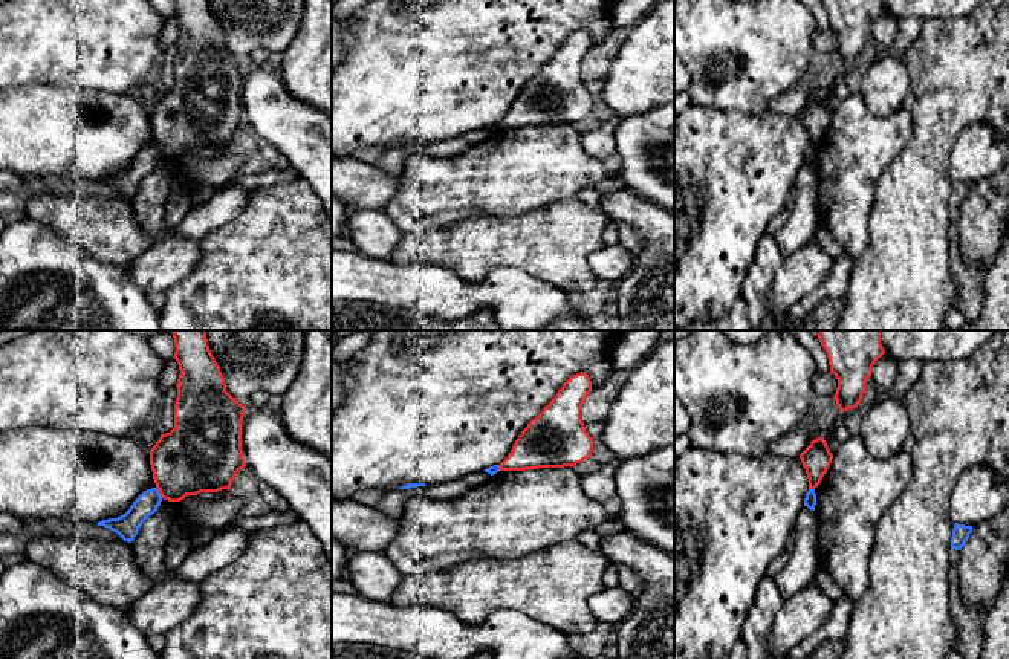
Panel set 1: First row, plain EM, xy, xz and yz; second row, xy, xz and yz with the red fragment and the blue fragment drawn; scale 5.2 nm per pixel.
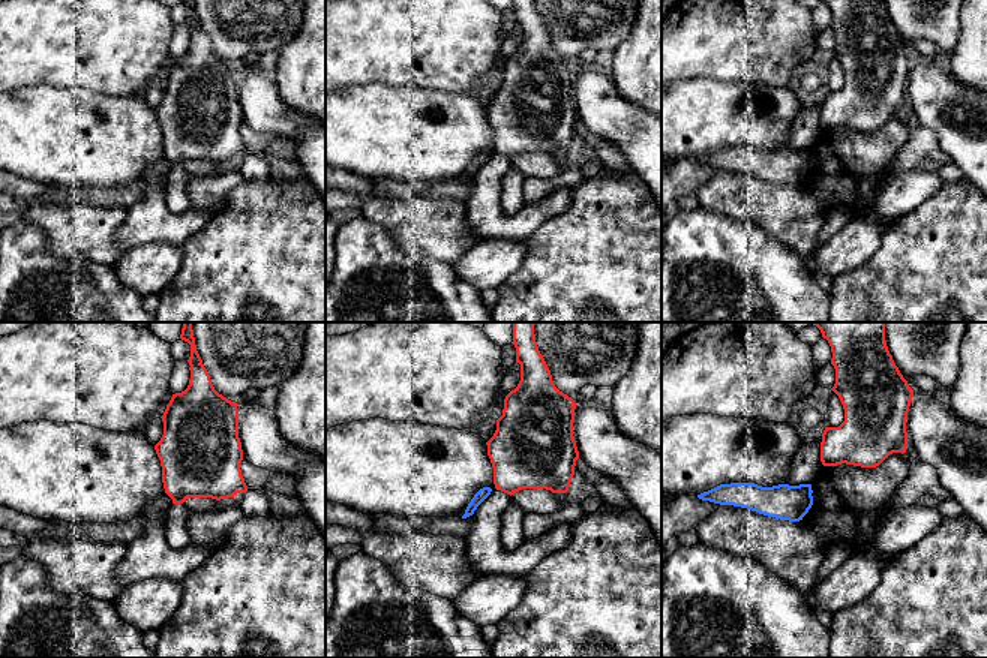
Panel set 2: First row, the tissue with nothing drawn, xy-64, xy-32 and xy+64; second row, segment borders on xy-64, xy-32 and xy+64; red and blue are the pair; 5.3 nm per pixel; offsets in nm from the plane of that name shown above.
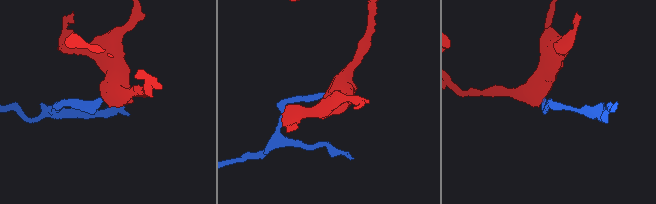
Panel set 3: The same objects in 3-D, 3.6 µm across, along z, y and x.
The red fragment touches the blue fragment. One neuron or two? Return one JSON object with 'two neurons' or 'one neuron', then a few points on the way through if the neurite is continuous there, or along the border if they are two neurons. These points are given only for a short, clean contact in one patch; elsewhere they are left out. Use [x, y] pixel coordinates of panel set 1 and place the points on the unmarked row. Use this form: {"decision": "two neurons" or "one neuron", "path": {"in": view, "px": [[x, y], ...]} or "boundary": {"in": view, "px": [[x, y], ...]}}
{"decision": "two neurons", "boundary": {"in": "xy", "px": [[155, 146], [162, 155]]}}

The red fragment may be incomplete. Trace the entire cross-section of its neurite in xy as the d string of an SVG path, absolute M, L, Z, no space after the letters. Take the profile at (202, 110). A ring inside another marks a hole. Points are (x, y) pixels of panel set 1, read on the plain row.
M174 0L179 21L174 86L150 107L156 147L168 159L219 150L231 142L245 116L245 63L226 49L208 0Z

